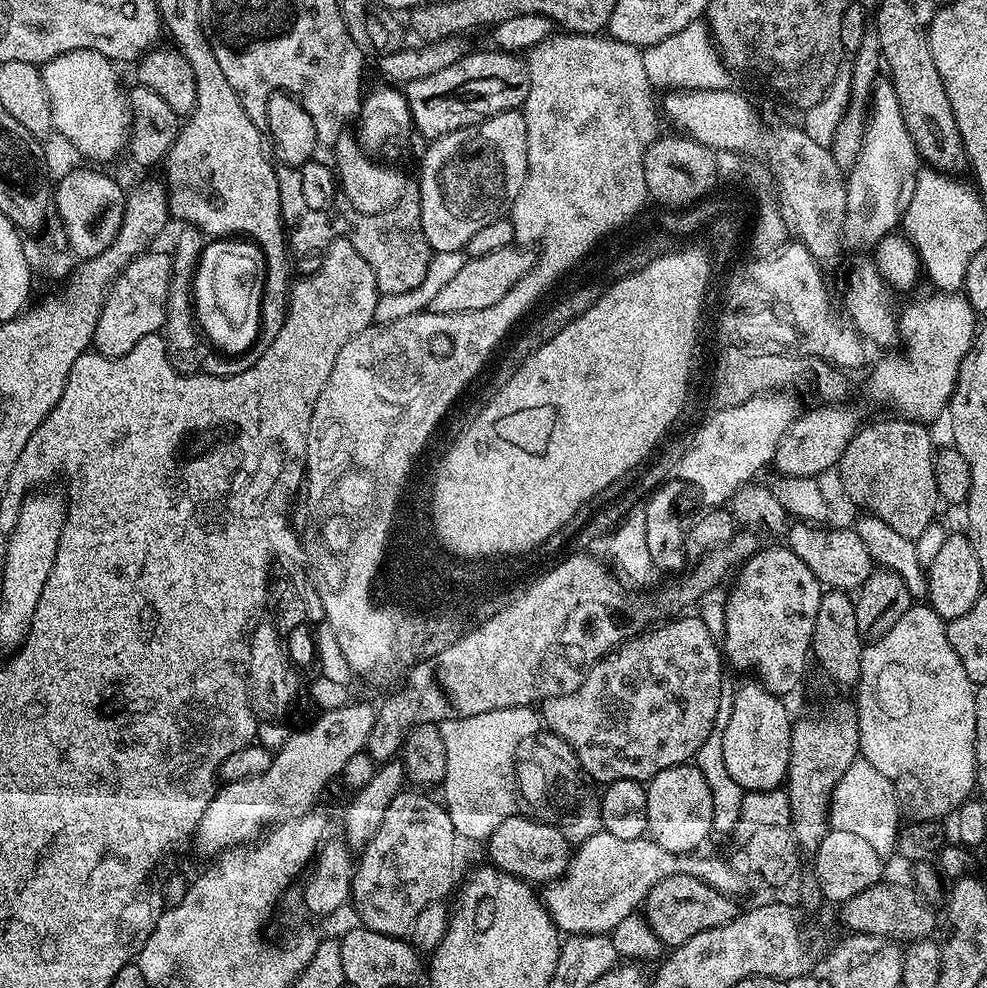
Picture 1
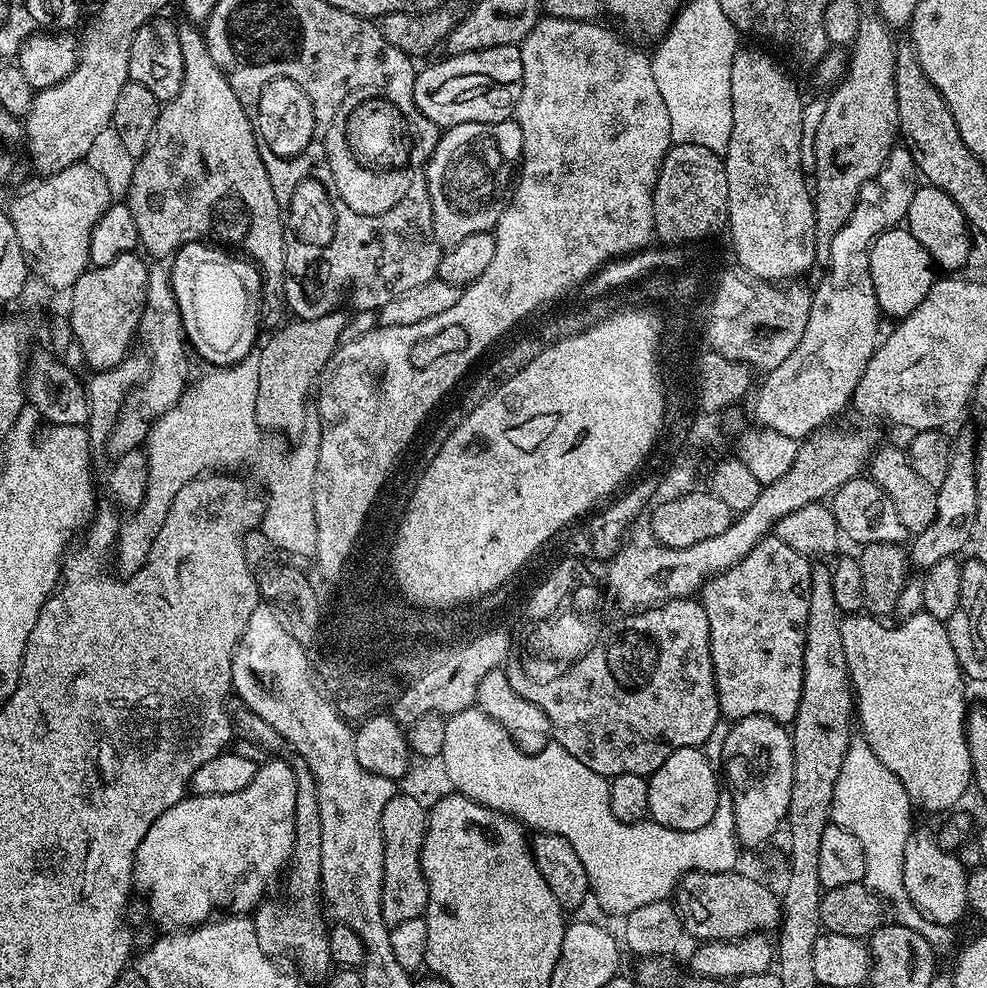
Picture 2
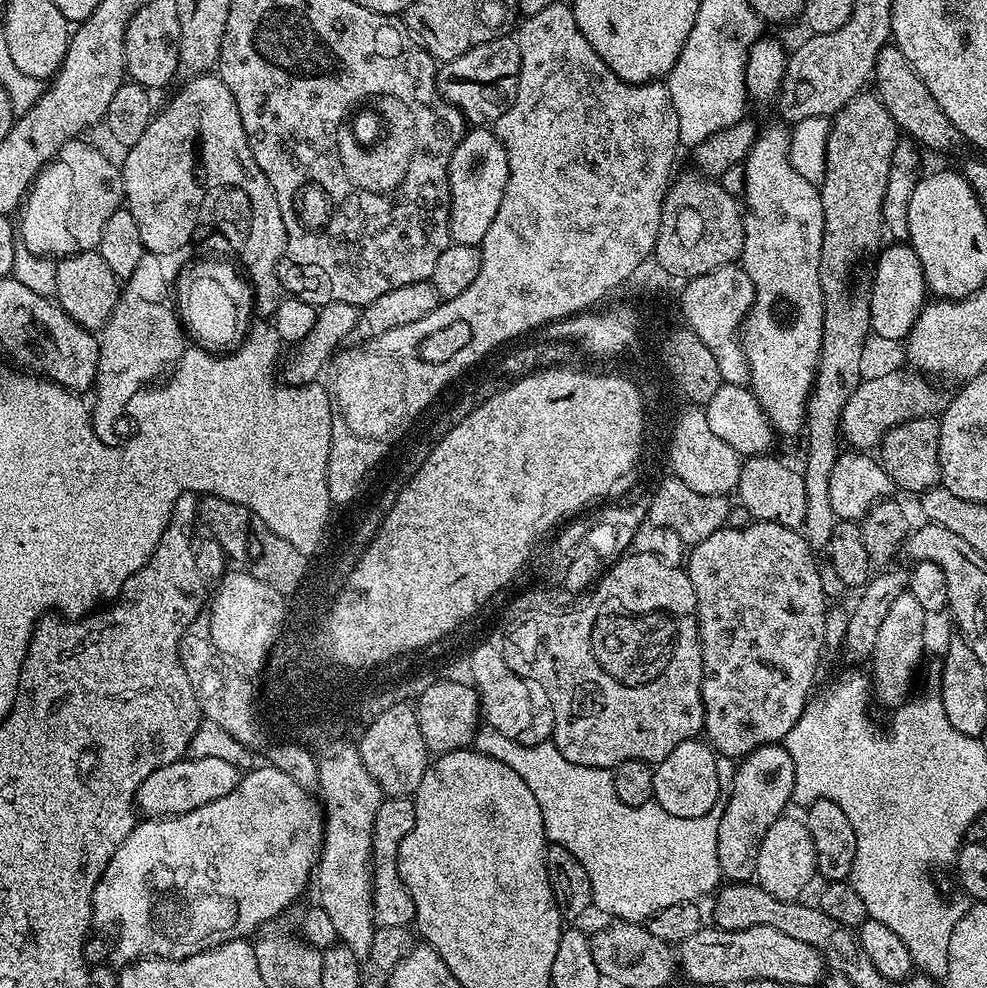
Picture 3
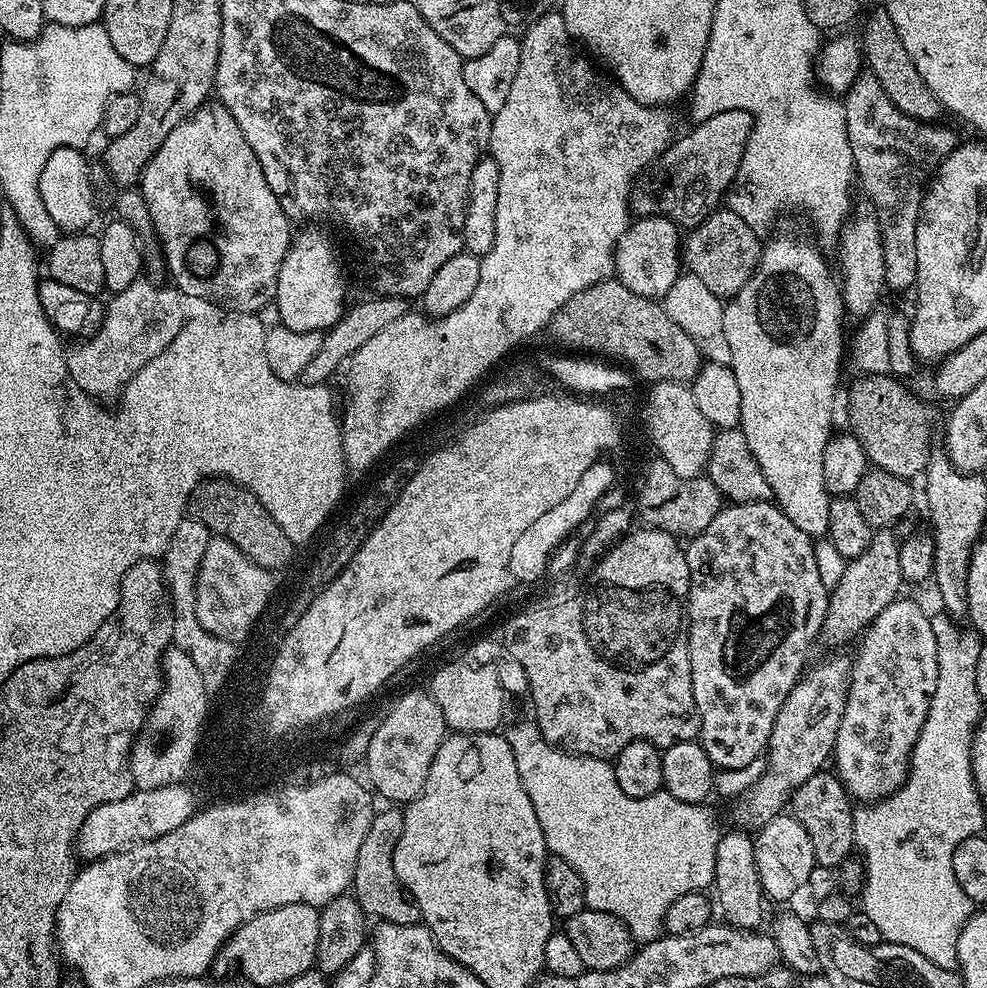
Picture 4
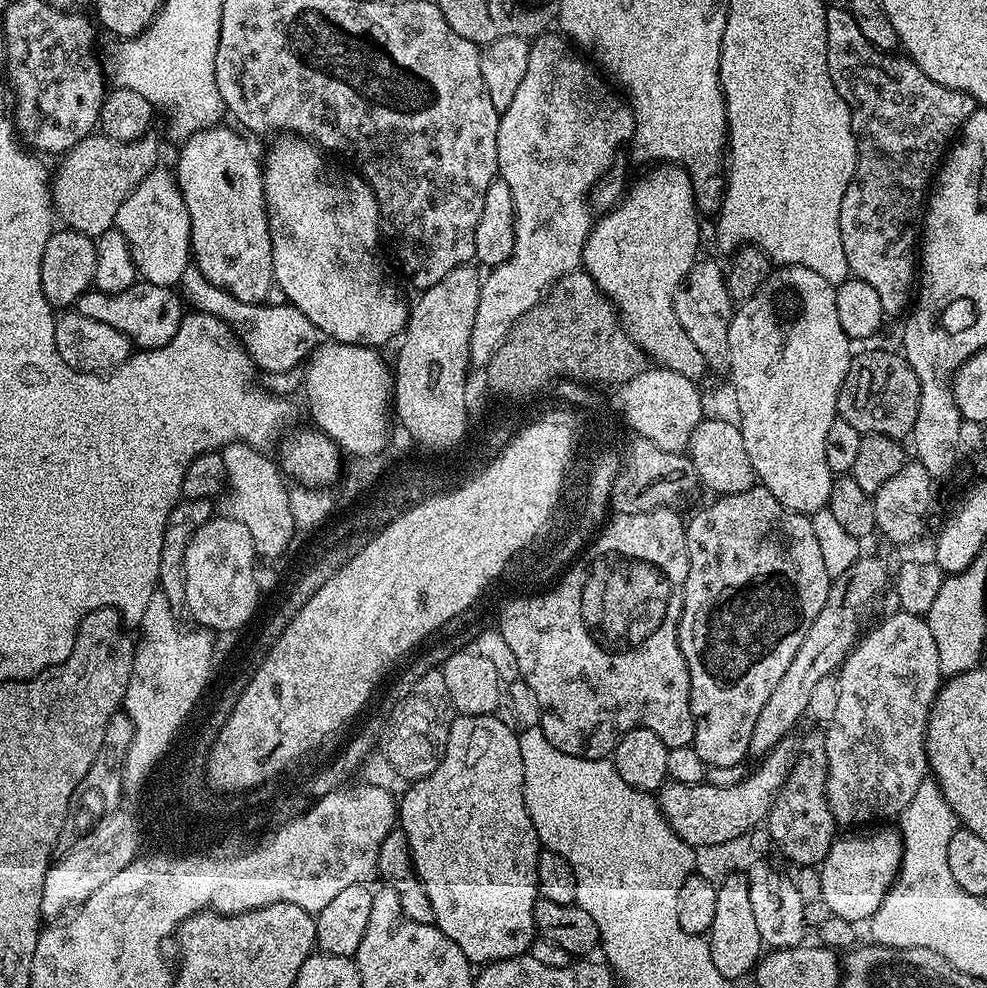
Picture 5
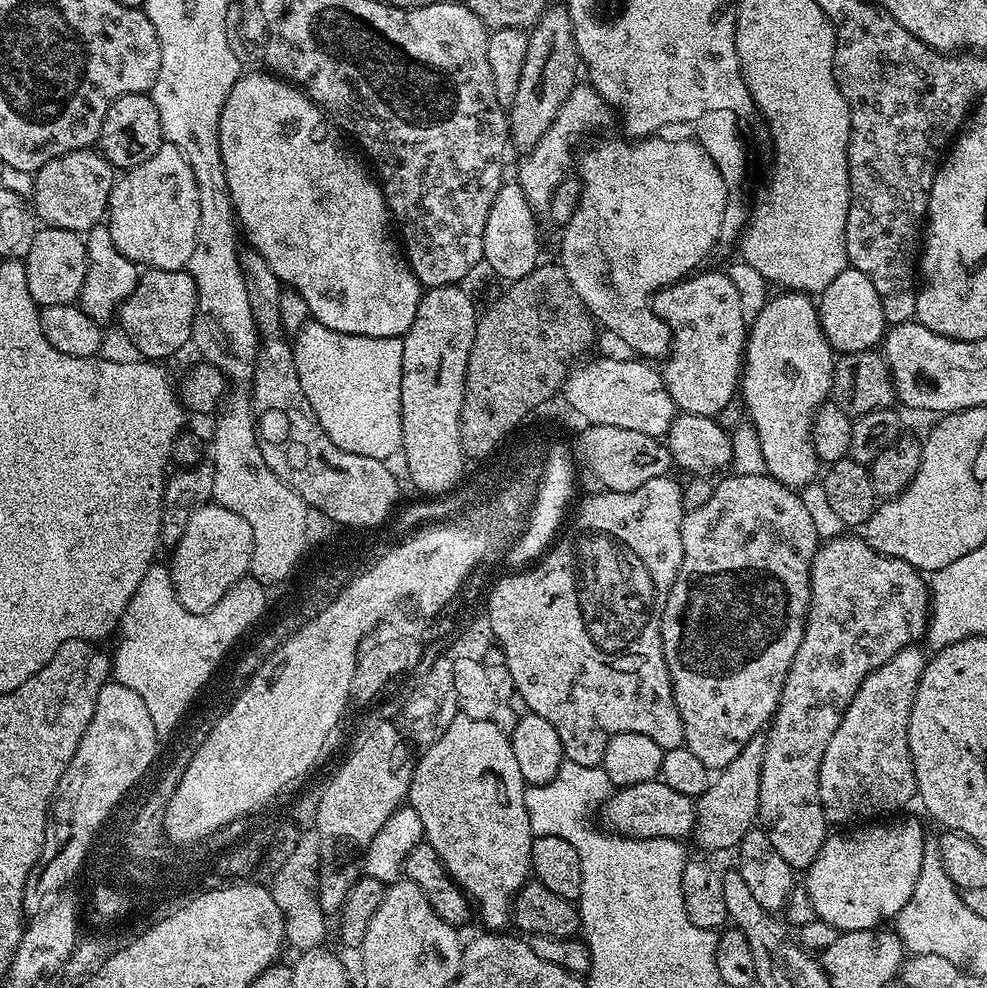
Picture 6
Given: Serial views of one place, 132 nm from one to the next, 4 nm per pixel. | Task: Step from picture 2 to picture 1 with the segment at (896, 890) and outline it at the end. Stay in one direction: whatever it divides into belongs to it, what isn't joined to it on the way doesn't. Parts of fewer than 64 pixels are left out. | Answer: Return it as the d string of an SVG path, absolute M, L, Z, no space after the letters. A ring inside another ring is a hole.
M858 758L842 774L836 789L832 791L832 805L828 807L828 823L838 830L850 830L850 834L858 834L865 842L870 842L874 850L882 858L891 857L896 851L896 836L902 827L902 804L896 795L896 787L870 762Z

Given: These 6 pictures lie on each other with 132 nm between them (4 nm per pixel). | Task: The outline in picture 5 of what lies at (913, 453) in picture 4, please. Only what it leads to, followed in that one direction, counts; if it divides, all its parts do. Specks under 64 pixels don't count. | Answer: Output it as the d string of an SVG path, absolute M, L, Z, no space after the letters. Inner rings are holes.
M872 348L869 352L857 351L850 362L850 370L846 370L846 378L842 378L842 390L838 390L839 419L850 422L854 430L873 436L882 434L895 440L903 441L911 437L914 418L918 418L918 402L920 401L920 383L914 370L899 351L883 352L880 348Z

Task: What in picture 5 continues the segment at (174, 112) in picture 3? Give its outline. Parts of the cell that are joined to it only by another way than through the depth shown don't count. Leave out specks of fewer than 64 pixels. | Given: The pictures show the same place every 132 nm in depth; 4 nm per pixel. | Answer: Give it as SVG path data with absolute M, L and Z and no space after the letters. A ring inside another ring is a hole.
M224 127L203 128L200 132L193 134L190 139L183 141L179 145L180 157L176 160L174 175L190 214L191 259L194 261L194 267L206 277L218 278L220 287L234 294L237 302L258 304L267 301L268 295L274 292L272 243L264 197L262 164L258 156L252 153L251 146L243 140L245 137L235 127L232 127L233 129Z

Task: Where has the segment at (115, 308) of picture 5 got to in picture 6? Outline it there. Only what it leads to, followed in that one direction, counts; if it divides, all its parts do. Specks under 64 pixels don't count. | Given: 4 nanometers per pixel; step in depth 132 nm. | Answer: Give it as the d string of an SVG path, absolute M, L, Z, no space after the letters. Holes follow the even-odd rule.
M144 268L134 290L120 304L120 328L143 359L163 361L163 356L172 356L179 348L189 347L197 302L198 290L194 286L194 278L185 269Z

